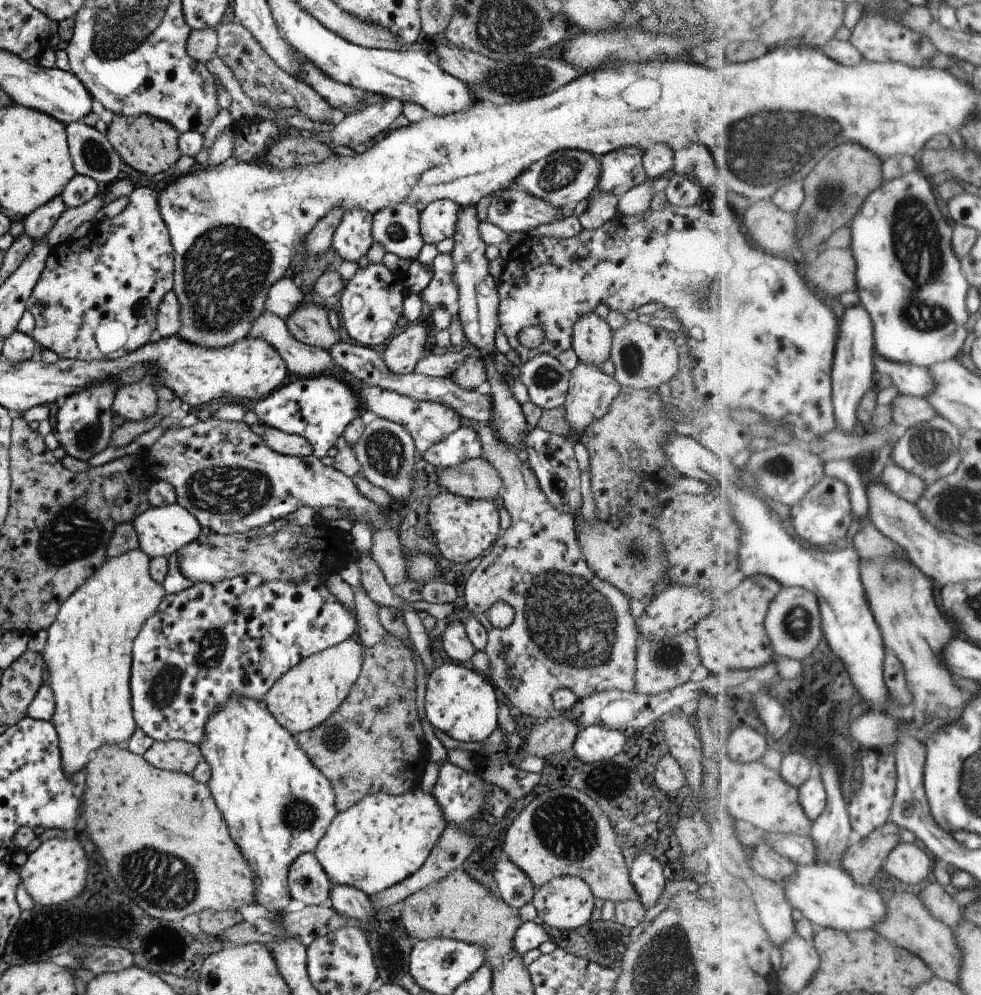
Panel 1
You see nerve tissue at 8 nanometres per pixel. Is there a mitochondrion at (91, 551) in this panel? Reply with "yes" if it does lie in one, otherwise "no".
yes

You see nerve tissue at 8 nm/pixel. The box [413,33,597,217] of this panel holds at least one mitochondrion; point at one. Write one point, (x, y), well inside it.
(522, 79)

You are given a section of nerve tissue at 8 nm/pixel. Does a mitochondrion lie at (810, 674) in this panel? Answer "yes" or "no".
no

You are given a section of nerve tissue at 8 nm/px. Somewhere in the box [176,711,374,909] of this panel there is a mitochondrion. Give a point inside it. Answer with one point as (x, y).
(298, 814)

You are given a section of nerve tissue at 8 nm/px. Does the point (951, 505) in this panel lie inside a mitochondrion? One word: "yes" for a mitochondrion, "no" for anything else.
yes

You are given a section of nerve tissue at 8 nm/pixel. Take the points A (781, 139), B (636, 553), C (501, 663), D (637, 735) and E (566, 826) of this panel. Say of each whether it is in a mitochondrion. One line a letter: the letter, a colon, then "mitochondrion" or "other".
A: mitochondrion
B: mitochondrion
C: other
D: other
E: mitochondrion

